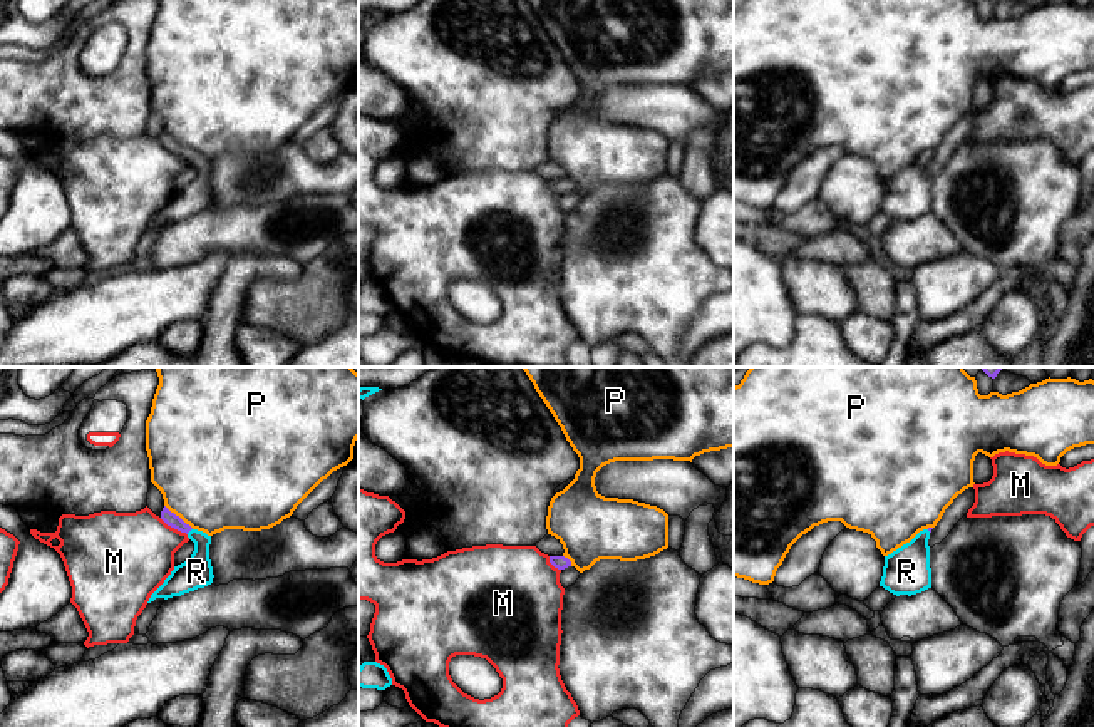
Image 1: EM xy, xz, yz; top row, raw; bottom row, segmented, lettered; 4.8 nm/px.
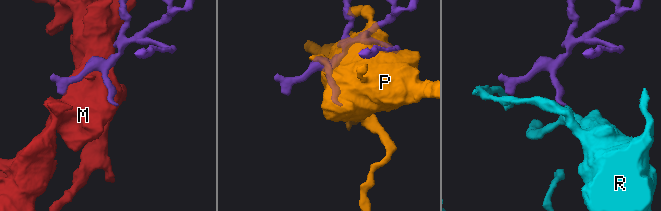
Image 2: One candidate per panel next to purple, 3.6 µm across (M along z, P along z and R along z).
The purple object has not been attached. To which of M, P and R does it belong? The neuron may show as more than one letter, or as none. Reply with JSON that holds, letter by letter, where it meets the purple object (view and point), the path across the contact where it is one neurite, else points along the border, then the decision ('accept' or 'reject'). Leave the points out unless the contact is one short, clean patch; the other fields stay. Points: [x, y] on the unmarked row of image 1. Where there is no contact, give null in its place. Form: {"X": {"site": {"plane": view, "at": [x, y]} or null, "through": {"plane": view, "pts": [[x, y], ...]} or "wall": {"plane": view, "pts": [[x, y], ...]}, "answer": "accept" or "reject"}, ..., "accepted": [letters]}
{"M": {"site": {"plane": "xy", "at": [173, 151]}, "answer": "reject"}, "P": {"site": {"plane": "xy", "at": [178, 141]}, "answer": "reject"}, "R": {"site": {"plane": "xy", "at": [188, 156]}, "through": {"plane": "xy", "pts": [[170, 143], [188, 156], [200, 166], [196, 196]]}, "answer": "accept"}, "accepted": ["R"]}

